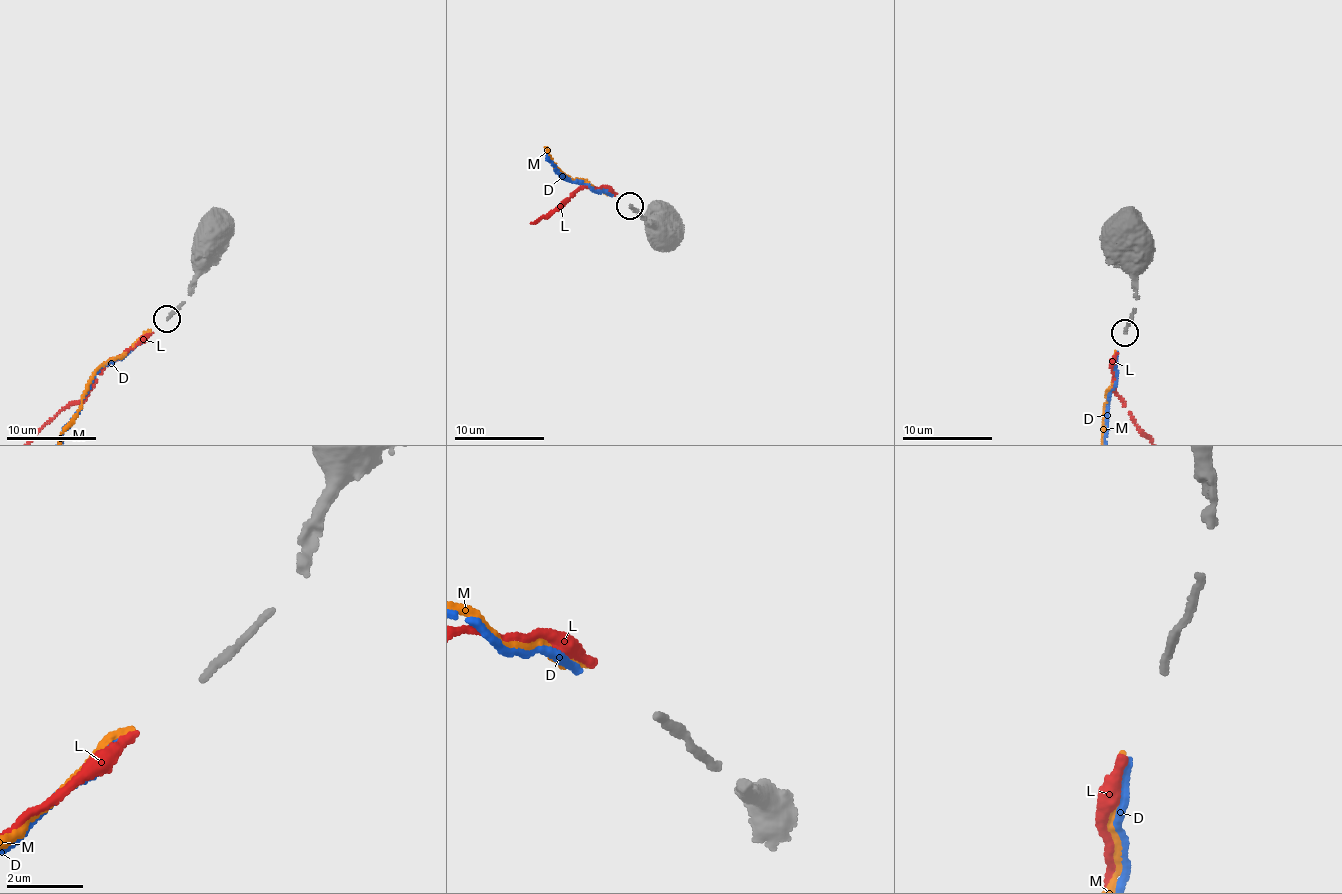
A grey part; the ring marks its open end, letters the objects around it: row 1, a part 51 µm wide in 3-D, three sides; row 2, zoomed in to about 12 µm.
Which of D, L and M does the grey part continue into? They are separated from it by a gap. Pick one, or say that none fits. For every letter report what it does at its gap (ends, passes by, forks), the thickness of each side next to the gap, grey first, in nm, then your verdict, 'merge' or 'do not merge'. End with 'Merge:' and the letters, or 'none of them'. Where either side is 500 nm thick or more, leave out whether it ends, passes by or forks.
D: it ends; calibres 200 and 170 nm; do not merge
L: it ends; calibres 200 and 240 nm; merge
M: it ends; calibres 200 and 180 nm; do not merge
Merge: L

